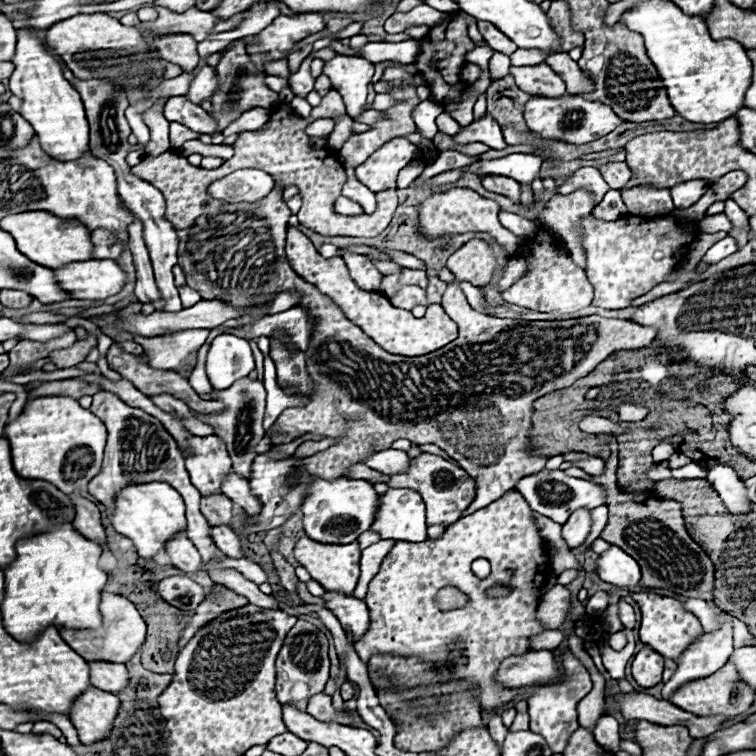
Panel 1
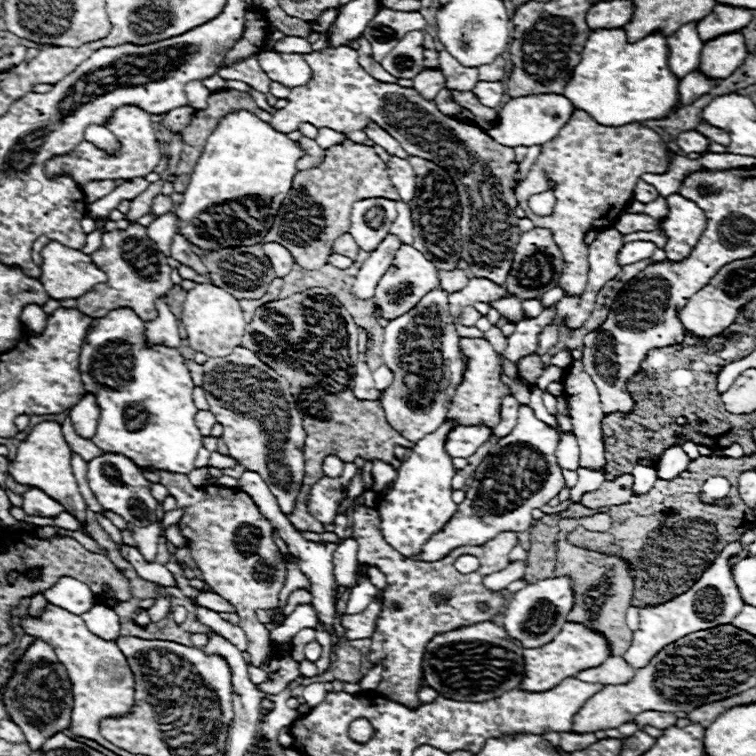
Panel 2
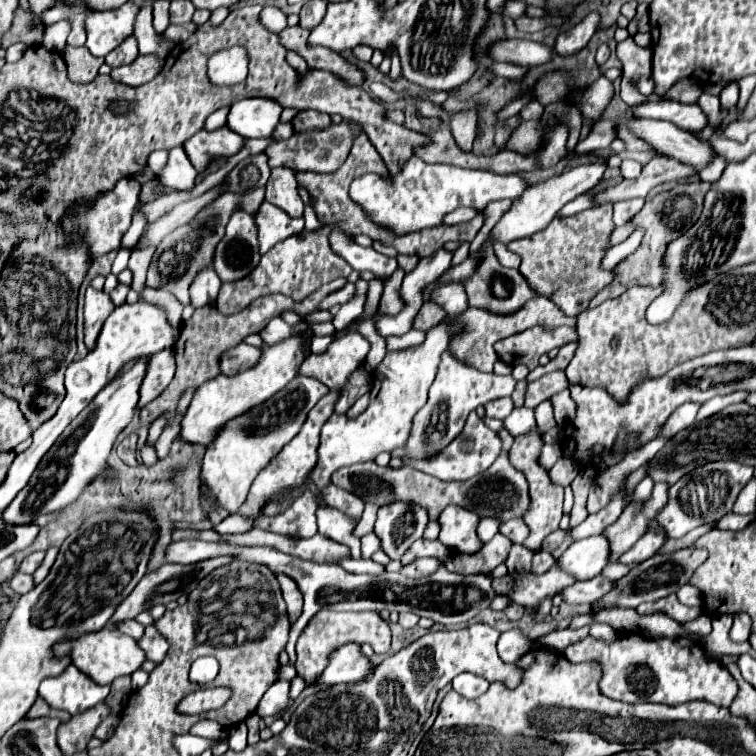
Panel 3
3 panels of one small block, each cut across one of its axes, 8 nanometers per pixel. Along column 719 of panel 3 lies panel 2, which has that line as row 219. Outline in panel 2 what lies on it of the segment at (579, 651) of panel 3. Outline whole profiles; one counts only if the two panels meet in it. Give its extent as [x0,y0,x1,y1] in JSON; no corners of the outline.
[660,194,704,262]

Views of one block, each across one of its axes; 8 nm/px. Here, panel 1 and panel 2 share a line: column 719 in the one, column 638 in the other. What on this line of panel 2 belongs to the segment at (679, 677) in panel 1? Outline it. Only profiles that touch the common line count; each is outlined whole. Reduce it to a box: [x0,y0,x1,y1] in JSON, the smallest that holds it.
[624,542,744,670]

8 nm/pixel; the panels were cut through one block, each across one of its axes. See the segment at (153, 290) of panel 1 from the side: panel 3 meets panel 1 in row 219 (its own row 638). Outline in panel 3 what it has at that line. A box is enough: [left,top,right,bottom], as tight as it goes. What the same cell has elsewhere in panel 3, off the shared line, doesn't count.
[116,620,144,640]

